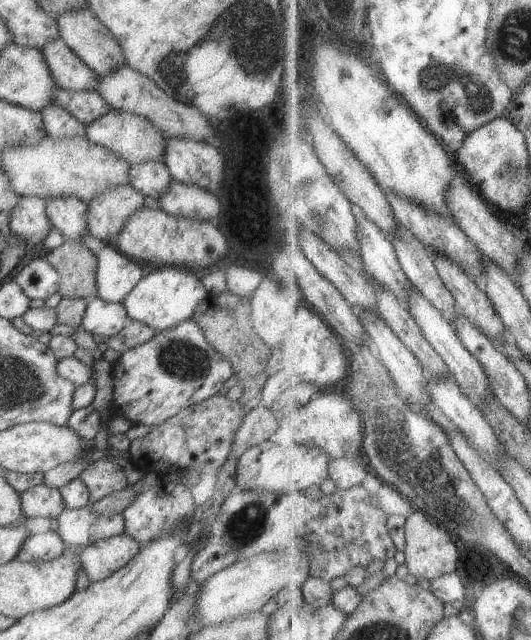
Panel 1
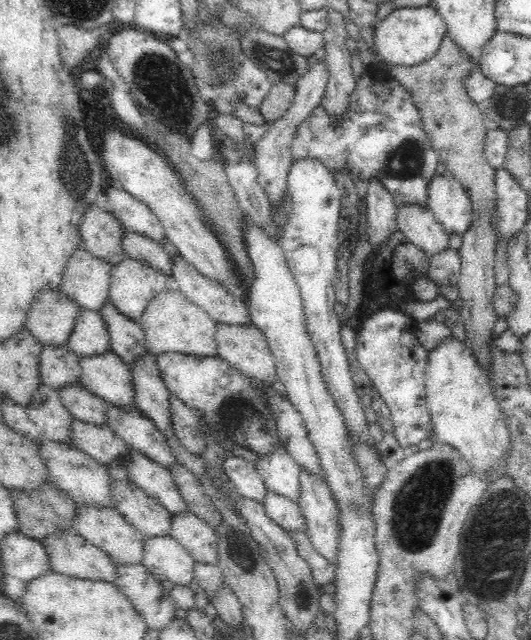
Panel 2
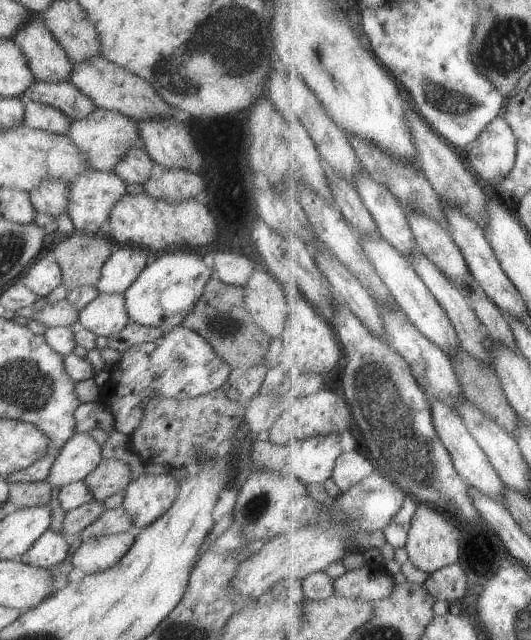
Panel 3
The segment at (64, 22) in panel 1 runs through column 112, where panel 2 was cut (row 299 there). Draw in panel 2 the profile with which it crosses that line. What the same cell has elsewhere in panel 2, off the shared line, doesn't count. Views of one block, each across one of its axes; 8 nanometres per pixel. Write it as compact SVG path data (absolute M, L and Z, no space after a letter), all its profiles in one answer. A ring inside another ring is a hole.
M59 288L42 291L26 314L26 330L42 346L66 345L78 322L80 309Z

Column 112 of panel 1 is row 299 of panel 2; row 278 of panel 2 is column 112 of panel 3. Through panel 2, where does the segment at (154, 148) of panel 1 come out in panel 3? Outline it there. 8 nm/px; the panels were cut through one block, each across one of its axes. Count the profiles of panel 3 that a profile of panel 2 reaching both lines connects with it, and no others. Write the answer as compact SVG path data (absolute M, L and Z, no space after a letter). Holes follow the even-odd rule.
M95 107L86 117L72 121L66 135L78 146L80 153L86 154L91 169L109 171L130 148L143 148L136 124L135 119L120 112Z

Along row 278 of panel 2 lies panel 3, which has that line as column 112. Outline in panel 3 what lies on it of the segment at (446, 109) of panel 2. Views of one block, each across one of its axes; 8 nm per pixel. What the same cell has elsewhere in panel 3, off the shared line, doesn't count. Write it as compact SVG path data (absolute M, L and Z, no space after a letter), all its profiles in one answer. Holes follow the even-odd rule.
M102 458L97 466L84 476L83 481L90 488L93 499L103 501L123 490L132 479L127 464Z

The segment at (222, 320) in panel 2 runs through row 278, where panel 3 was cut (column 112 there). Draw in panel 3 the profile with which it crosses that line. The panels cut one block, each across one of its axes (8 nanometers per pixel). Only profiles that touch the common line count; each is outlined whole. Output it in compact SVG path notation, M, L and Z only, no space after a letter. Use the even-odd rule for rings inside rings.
M89 169L80 174L68 187L70 188L70 205L66 214L74 230L85 235L96 235L99 226L107 222L111 207L126 193L124 183L116 174L107 171Z

